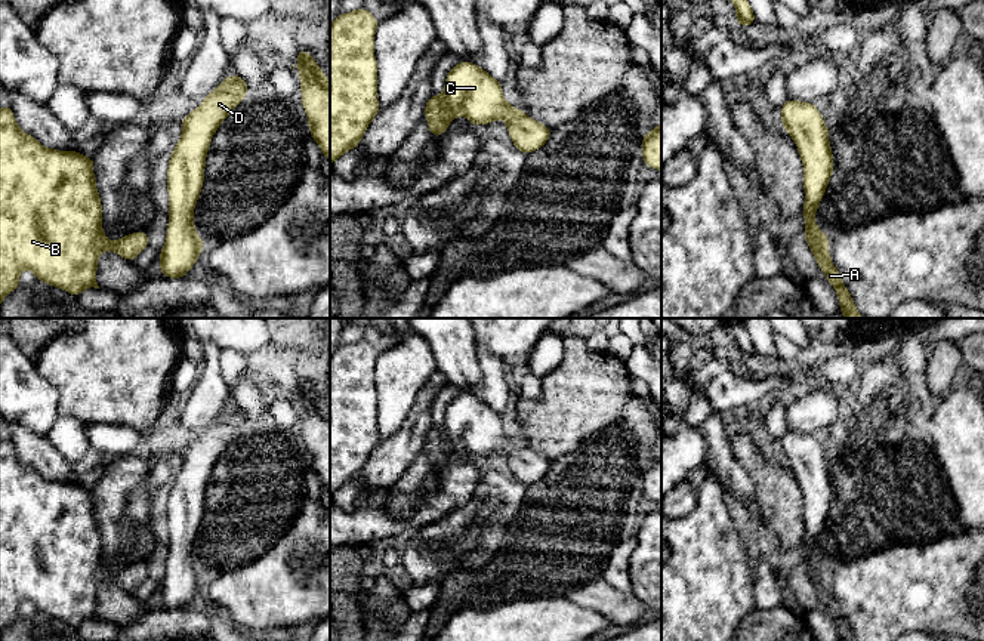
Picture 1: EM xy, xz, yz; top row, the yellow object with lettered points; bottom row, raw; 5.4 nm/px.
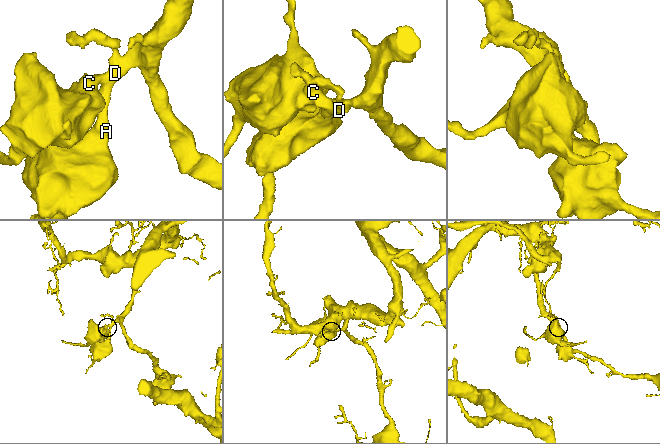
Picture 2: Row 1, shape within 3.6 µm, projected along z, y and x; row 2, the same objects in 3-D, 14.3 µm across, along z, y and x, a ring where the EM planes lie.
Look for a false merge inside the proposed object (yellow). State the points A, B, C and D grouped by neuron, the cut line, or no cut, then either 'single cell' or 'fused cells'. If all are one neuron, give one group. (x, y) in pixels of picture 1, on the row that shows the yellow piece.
groups A B C D; cut none; single cell

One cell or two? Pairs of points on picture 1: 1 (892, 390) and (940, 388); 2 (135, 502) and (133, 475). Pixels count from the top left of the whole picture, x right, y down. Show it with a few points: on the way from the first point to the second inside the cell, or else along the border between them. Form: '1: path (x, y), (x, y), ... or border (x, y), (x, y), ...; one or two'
1: border (916, 382), (916, 401), (919, 404); two
2: border (150, 464), (145, 478), (129, 496), (122, 521); two

